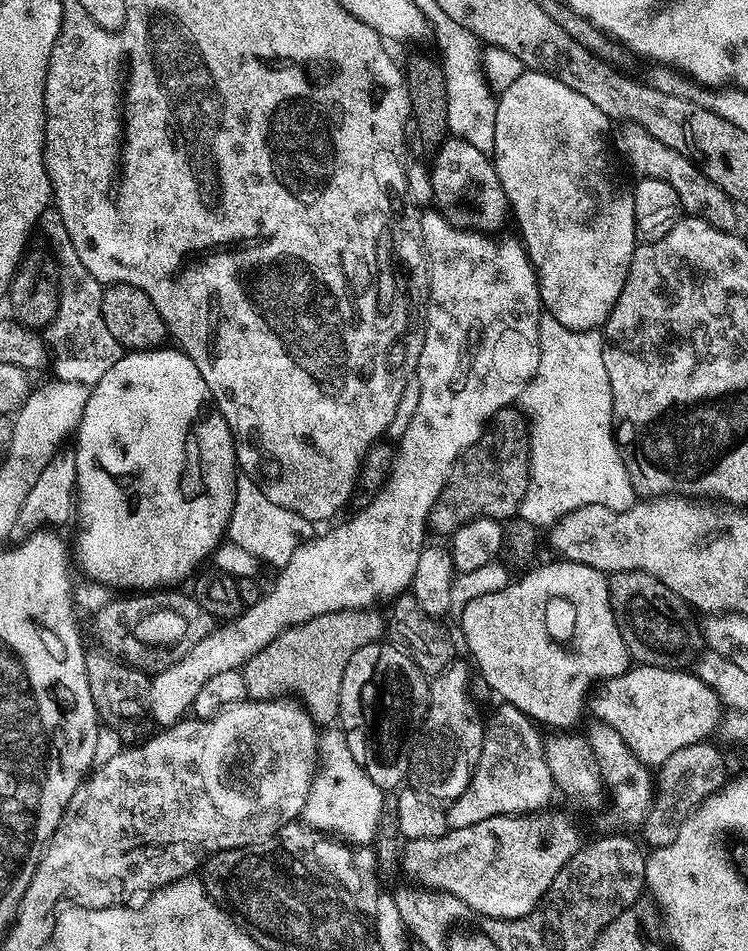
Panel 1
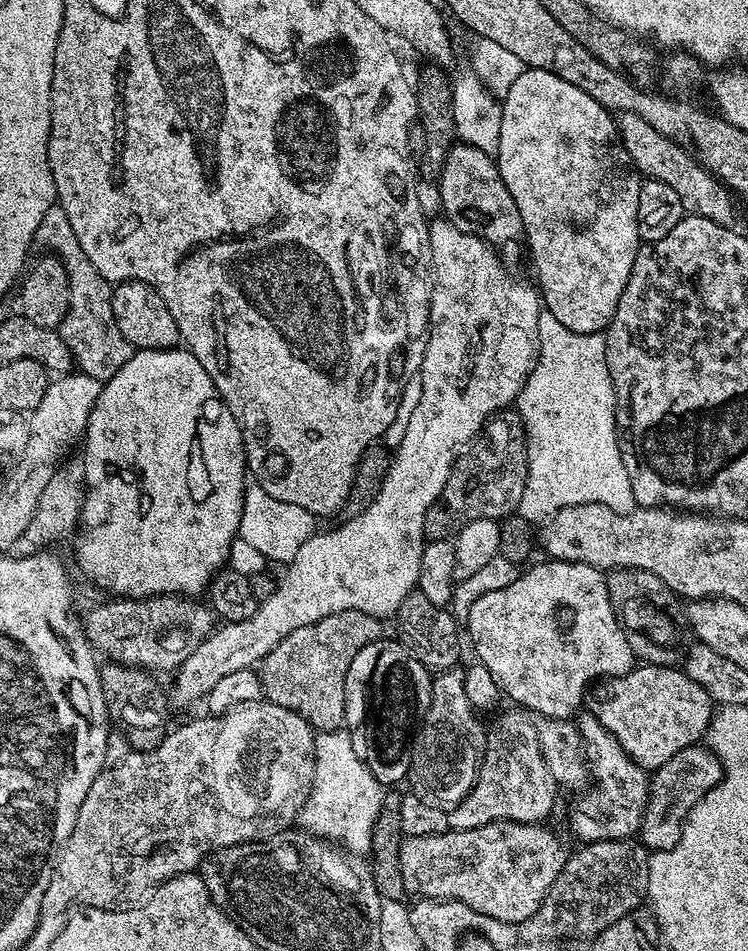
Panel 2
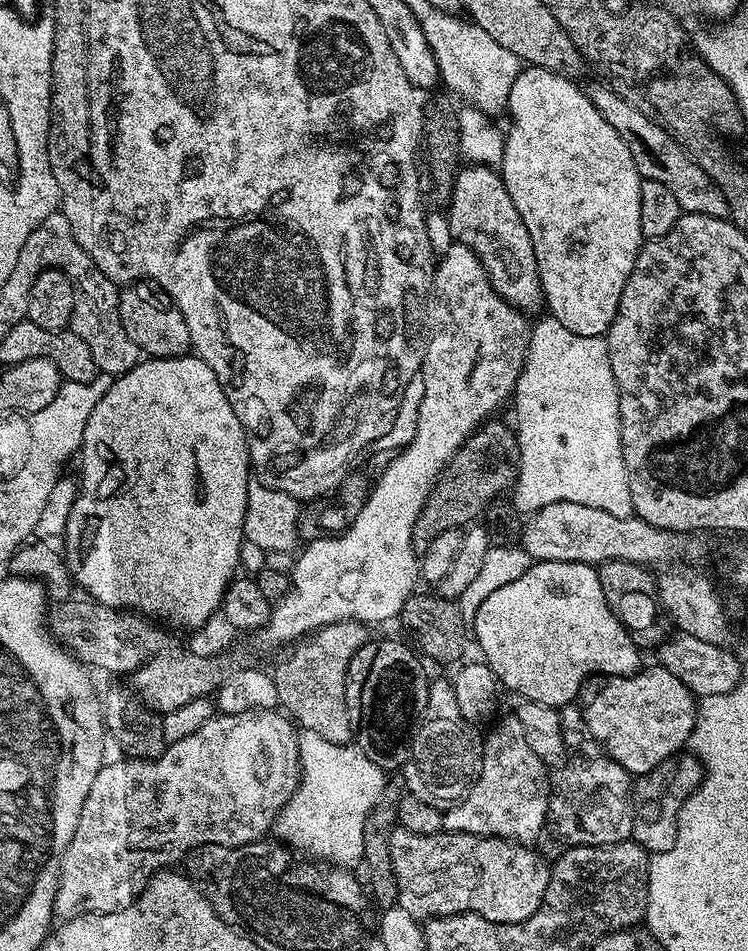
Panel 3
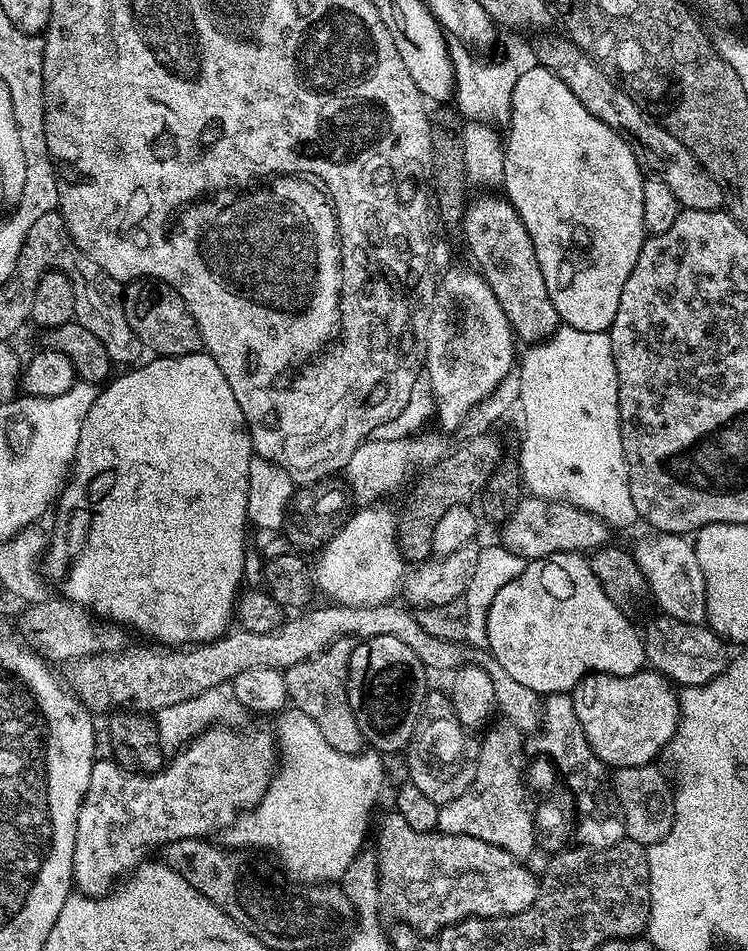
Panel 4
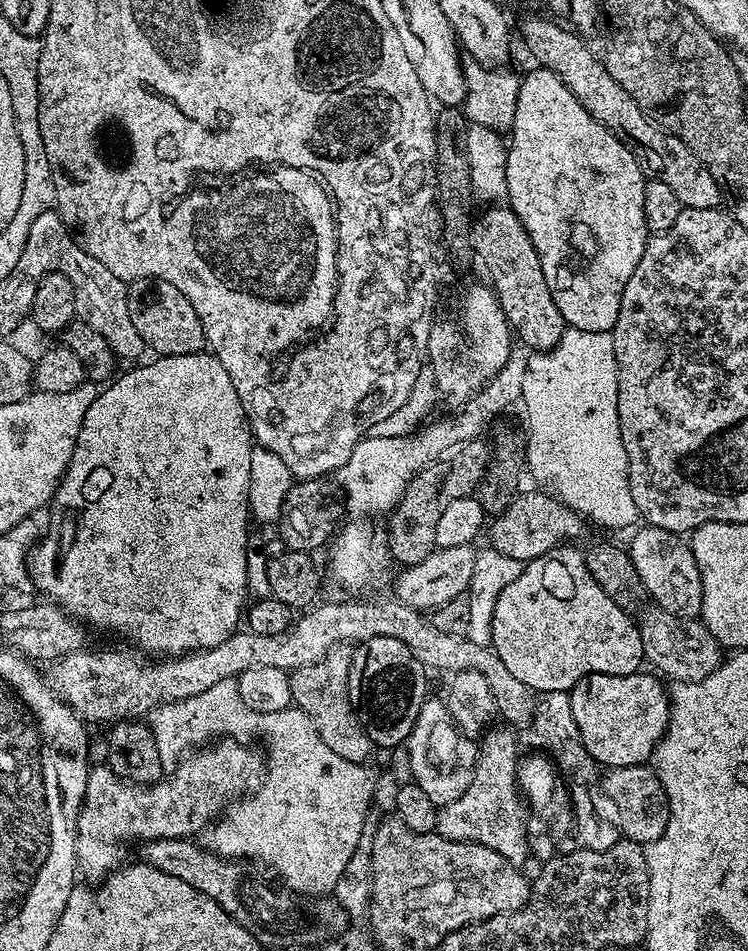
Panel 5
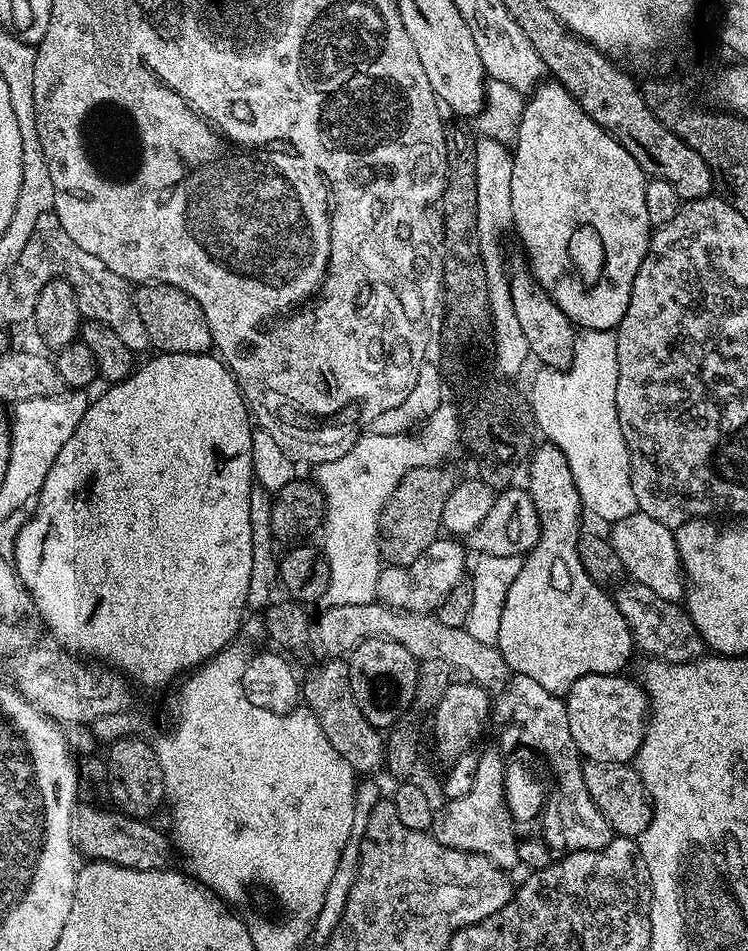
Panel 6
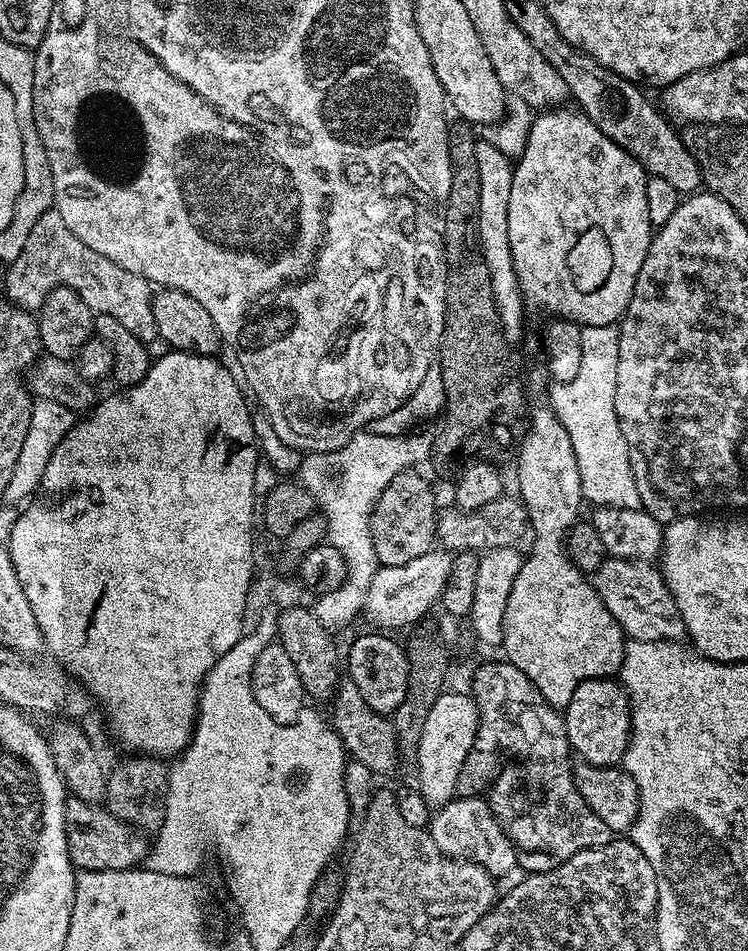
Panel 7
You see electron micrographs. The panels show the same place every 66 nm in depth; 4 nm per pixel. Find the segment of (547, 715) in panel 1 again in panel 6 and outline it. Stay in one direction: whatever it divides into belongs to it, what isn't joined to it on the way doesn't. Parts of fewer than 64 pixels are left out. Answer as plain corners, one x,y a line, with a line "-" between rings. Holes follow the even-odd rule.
544,442
531,453
527,461
528,484
526,491
534,502
540,515
540,537
531,552
524,557
522,570
518,570
518,578
510,585
506,594
506,606
502,606
502,623
498,626
498,642
502,658
515,675
534,678
542,690
550,690
557,694
566,694
578,678
586,674
610,674
615,676
625,671
628,659
634,653
632,631
622,618
615,599
608,596
603,587
586,574
584,560
580,556
580,512
582,505
580,495
574,486
574,478
570,474
570,466
555,444

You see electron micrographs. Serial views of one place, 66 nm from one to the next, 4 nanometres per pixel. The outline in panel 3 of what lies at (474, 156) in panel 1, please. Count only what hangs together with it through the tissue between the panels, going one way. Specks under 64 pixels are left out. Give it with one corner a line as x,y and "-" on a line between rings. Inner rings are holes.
485,164
461,167
456,173
447,204
451,239
474,250
496,293
522,313
533,314
539,308
543,309
544,291
538,274
534,242
530,242
530,230
526,230
526,222
522,222
522,214
518,214
499,171

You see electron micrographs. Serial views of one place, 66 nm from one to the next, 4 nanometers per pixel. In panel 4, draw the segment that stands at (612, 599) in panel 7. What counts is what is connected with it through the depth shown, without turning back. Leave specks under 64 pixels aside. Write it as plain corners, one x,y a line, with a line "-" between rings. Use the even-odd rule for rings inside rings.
659,618
643,633
644,655
647,663
657,672
680,686
708,684
722,675
730,663
729,649
711,628
704,624
687,624

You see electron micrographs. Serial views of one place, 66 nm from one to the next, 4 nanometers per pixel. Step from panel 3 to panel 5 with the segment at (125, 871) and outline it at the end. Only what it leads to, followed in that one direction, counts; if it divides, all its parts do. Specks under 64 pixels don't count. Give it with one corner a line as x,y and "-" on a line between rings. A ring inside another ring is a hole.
236,738
217,739
181,759
176,765
176,771
160,779
157,784
131,784
129,780
115,776
104,762
100,762
97,768
96,765
89,767
80,815
76,817
76,862
83,879
85,876
88,879
85,881
100,882
115,872
129,859
127,844
135,845
137,842
162,838
192,838
197,835
195,832
203,833
237,797
247,793
265,771
265,757
261,753
259,756
254,749
244,744
247,743

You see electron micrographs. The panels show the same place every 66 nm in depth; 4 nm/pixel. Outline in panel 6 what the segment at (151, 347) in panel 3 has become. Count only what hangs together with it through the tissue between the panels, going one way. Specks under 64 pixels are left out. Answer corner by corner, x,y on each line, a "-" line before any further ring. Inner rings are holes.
149,283
147,287
140,286
134,292
136,298
136,309
142,318
142,326
146,326
146,334
152,339
151,347
161,353
173,352
174,354
194,354
199,356
207,353
213,347
210,334
210,326
206,322
206,314
202,314
202,306
190,298
182,290
178,290
173,284

